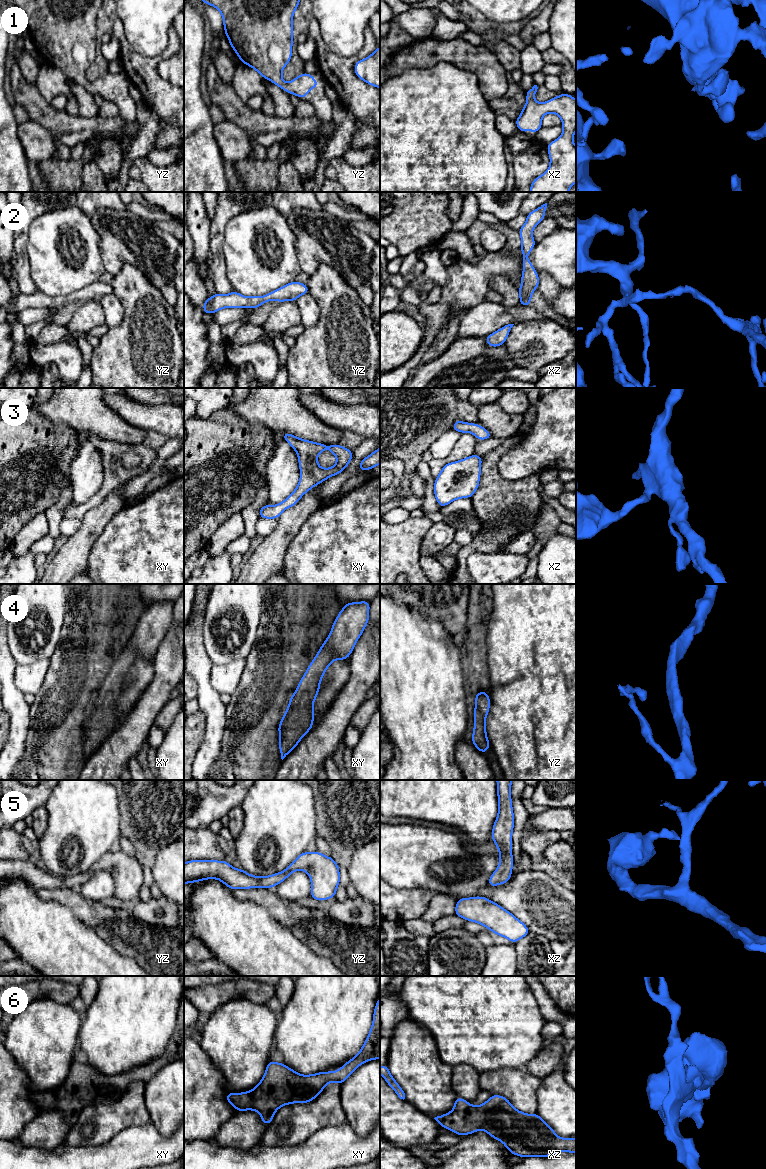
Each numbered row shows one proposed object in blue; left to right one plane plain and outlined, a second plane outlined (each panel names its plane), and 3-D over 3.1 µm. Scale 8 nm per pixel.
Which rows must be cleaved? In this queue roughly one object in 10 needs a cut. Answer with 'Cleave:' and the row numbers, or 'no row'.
Cleave: no row

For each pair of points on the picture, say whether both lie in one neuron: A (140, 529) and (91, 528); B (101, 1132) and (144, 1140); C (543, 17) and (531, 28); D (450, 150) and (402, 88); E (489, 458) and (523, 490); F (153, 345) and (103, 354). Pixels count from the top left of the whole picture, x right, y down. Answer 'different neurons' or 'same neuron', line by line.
A: different neurons
B: different neurons
C: same neuron
D: same neuron
E: same neuron
F: same neuron

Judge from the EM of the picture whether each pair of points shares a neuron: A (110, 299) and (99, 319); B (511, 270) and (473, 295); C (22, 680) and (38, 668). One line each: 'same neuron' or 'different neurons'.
A: different neurons
B: same neuron
C: same neuron

